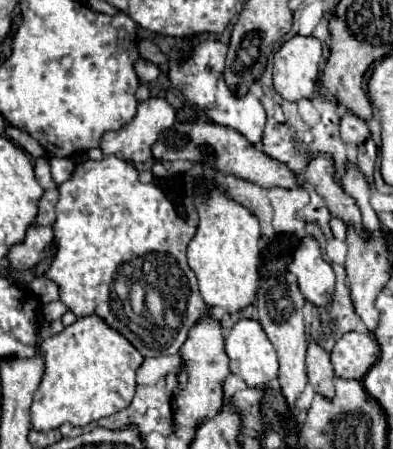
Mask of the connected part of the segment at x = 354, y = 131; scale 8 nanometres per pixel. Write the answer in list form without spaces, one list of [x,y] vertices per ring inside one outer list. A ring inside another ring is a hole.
[[[346,111],[342,121],[340,121],[340,137],[344,143],[356,143],[358,145],[370,137],[370,131],[368,131],[368,125],[364,119]]]

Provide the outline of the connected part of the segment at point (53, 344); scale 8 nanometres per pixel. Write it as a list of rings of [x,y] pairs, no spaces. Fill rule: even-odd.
[[[96,313],[78,319],[54,337],[46,337],[42,353],[46,357],[46,371],[30,407],[32,429],[50,431],[66,421],[82,427],[132,403],[136,391],[134,373],[144,357],[124,335],[112,329]]]

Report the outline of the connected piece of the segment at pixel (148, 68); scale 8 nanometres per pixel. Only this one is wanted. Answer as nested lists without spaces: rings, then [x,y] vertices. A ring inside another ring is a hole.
[[[140,59],[136,63],[136,75],[140,77],[142,83],[152,83],[152,81],[156,81],[160,77],[160,69],[154,63]]]

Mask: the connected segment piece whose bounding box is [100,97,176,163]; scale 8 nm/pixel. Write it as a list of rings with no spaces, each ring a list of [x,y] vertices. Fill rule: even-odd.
[[[150,97],[148,101],[144,103],[138,103],[138,113],[136,117],[126,123],[122,129],[118,131],[108,131],[104,137],[102,137],[102,153],[104,155],[114,155],[114,157],[120,157],[120,159],[126,159],[126,161],[134,161],[134,163],[142,163],[142,161],[150,161],[152,159],[152,153],[150,153],[150,145],[158,139],[158,135],[168,129],[172,123],[176,121],[176,109],[162,97]]]

